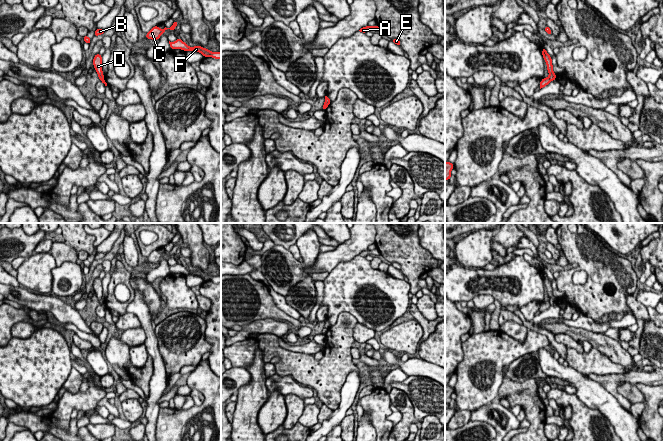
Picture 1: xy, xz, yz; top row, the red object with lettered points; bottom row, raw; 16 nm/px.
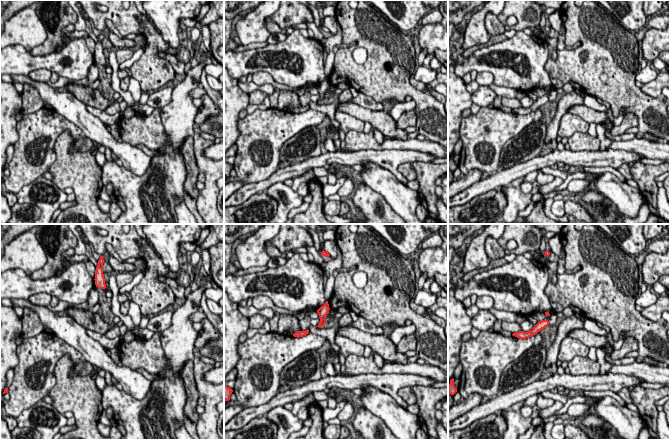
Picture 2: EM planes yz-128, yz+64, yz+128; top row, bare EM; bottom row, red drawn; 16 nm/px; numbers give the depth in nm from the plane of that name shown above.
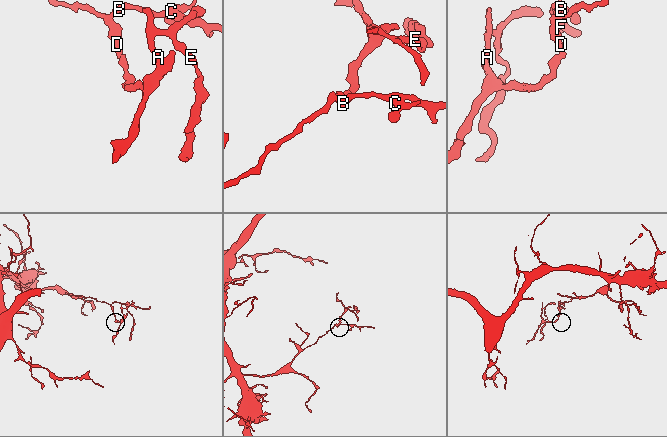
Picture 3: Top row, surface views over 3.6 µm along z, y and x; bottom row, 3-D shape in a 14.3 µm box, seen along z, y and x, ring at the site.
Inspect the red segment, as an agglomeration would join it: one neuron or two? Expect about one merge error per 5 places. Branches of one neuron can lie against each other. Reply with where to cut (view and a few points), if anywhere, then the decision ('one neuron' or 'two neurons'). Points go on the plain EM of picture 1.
yz (548, 301), (551, 304) | two neurons

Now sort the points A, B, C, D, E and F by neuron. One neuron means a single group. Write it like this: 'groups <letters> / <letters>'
groups A E / B C D F

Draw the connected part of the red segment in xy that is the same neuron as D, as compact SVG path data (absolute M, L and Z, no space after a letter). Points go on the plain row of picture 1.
M98 277L94 280L93 289L98 298L98 301L101 304L104 303L103 295L102 295L102 280Z

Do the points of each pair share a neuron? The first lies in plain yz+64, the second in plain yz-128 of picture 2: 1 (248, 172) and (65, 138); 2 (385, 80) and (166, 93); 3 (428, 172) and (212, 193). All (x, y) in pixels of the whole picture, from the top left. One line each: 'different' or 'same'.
1: different
2: different
3: same

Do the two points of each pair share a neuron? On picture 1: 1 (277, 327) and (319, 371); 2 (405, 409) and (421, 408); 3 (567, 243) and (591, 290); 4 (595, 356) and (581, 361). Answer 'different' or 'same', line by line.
1: different
2: different
3: same
4: same

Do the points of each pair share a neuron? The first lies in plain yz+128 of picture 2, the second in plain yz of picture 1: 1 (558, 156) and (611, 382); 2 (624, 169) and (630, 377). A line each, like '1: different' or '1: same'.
1: same
2: different

